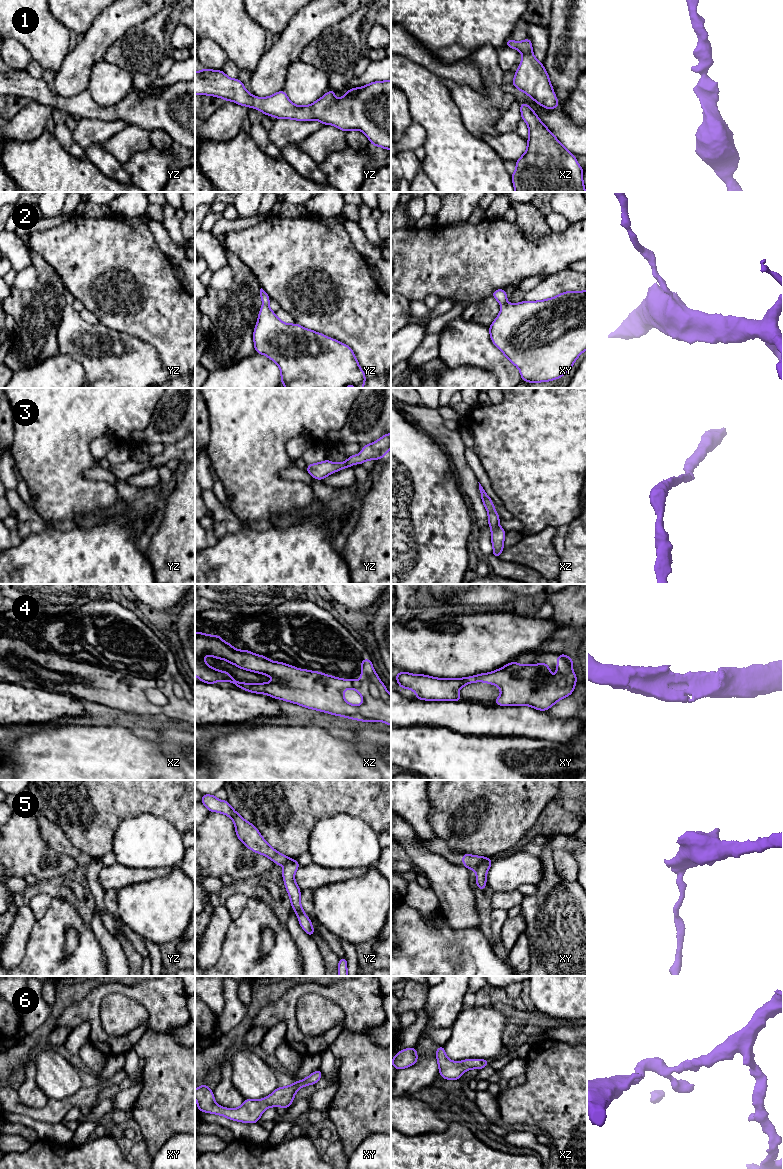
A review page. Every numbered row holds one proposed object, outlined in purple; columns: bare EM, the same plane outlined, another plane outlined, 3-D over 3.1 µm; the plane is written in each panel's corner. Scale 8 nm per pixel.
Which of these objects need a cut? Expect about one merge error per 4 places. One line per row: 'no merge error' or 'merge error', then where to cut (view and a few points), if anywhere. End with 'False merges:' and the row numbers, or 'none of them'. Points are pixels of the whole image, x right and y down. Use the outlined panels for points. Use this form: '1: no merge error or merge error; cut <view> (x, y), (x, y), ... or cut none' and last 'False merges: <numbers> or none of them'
1: no merge error; cut none
2: no merge error; cut none
3: no merge error; cut none
4: no merge error; cut none
5: merge error; cut xy (486, 858), (474, 869)
6: no merge error; cut none
False merges: 5

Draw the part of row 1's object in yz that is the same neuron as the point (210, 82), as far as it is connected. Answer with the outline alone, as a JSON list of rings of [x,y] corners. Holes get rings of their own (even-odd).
[[[203,68],[195,72],[195,95],[223,98],[225,101],[233,101],[238,105],[260,110],[264,115],[274,116],[276,119],[319,120],[322,125],[333,125],[345,132],[360,130],[367,136],[372,146],[391,150],[391,80],[375,81],[359,88],[351,88],[339,100],[335,99],[335,91],[329,90],[314,103],[297,106],[289,100],[284,90],[269,97],[256,97],[246,91],[238,78],[230,79],[222,70]]]

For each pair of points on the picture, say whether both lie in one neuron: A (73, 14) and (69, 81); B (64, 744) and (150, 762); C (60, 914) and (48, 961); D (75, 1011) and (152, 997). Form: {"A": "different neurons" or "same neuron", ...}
{"A": "different neurons", "B": "same neuron", "C": "same neuron", "D": "same neuron"}

